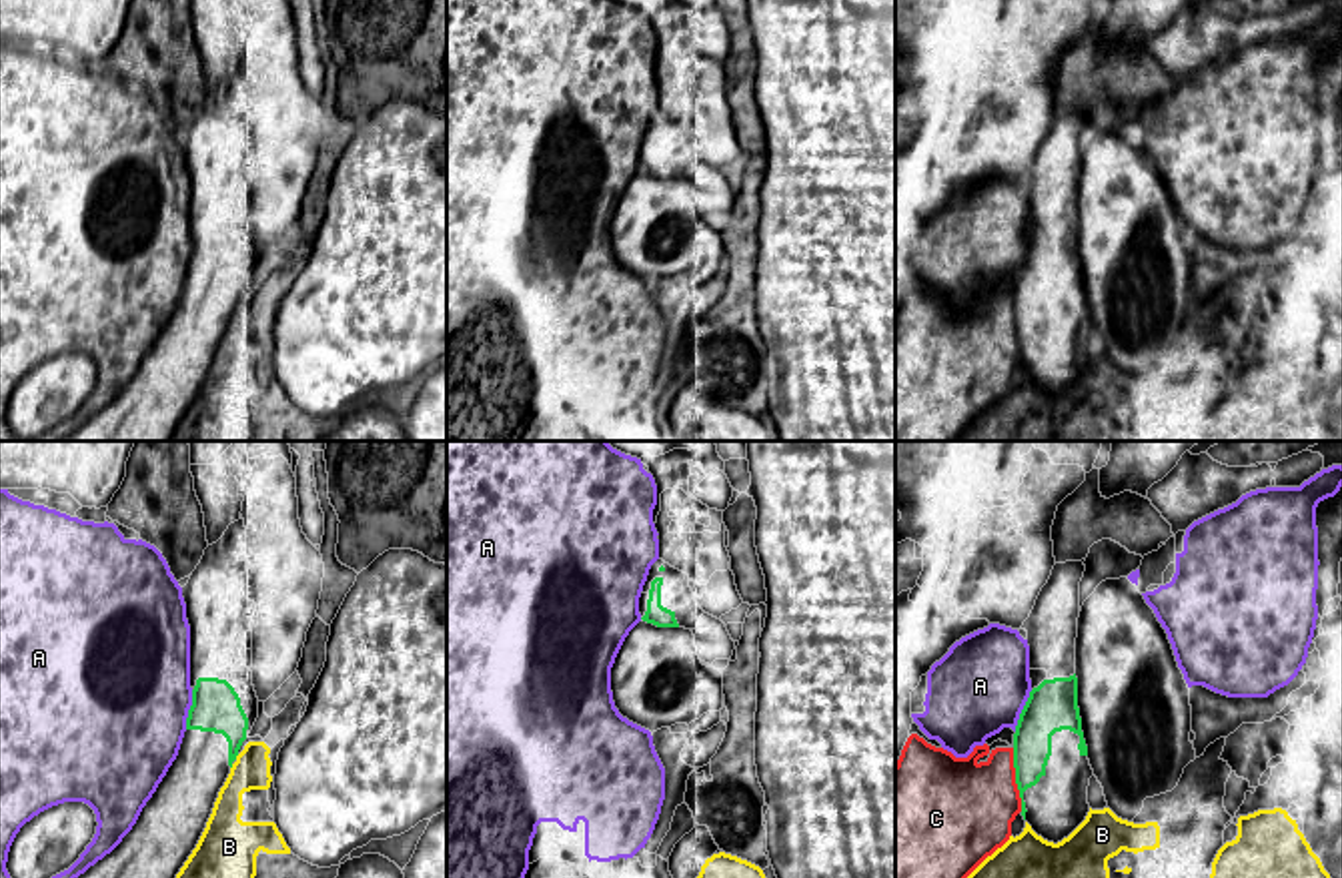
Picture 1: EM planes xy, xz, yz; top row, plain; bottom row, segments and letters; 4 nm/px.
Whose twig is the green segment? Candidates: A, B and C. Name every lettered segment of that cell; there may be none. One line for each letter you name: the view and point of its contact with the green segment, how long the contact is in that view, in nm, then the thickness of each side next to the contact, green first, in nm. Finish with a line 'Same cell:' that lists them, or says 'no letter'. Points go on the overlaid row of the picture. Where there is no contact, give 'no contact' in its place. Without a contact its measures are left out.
Same cell: no letter

